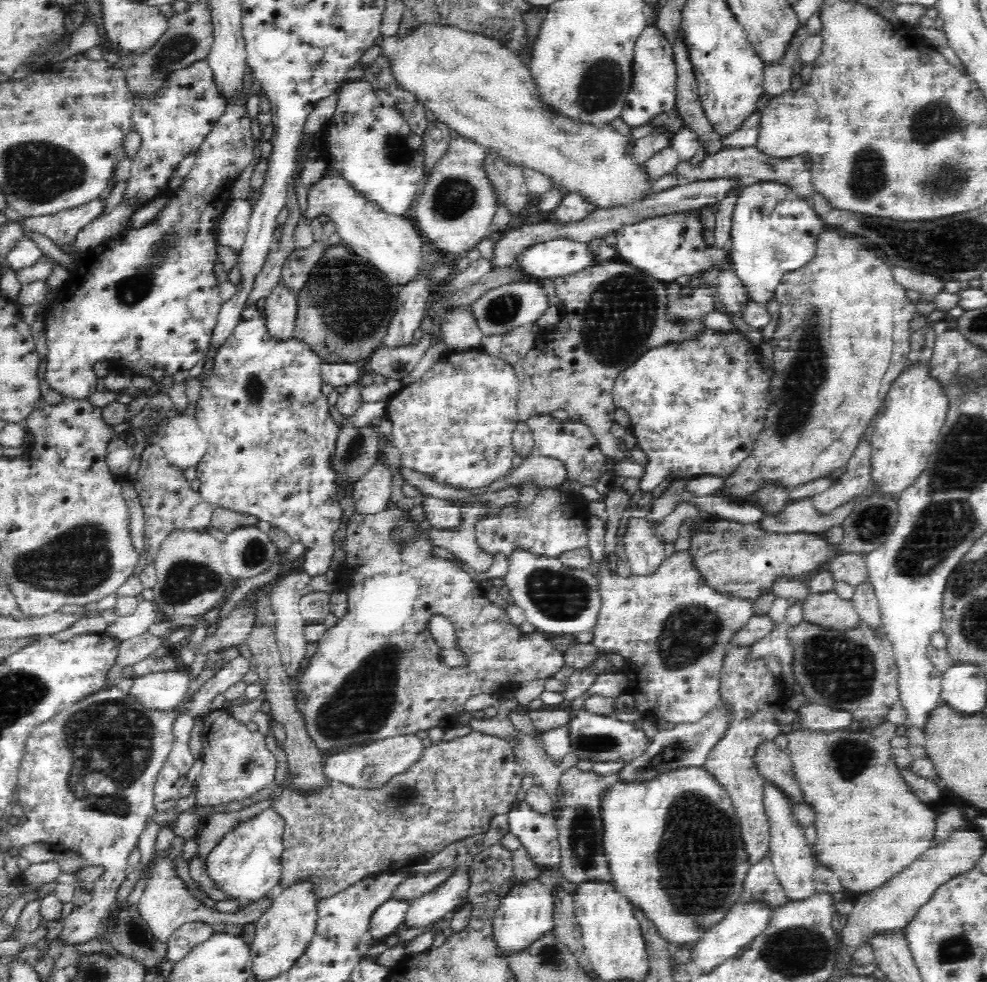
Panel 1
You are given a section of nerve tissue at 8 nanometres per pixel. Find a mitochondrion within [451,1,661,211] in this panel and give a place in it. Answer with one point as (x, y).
(603, 81)

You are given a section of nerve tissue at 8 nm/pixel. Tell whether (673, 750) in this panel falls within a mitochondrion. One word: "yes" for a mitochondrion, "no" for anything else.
yes

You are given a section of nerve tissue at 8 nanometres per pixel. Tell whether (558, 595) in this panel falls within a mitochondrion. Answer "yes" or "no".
yes

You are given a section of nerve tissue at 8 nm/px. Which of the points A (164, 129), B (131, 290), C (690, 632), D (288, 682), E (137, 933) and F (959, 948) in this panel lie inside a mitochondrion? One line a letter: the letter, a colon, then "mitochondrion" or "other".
A: other
B: mitochondrion
C: mitochondrion
D: other
E: mitochondrion
F: mitochondrion

